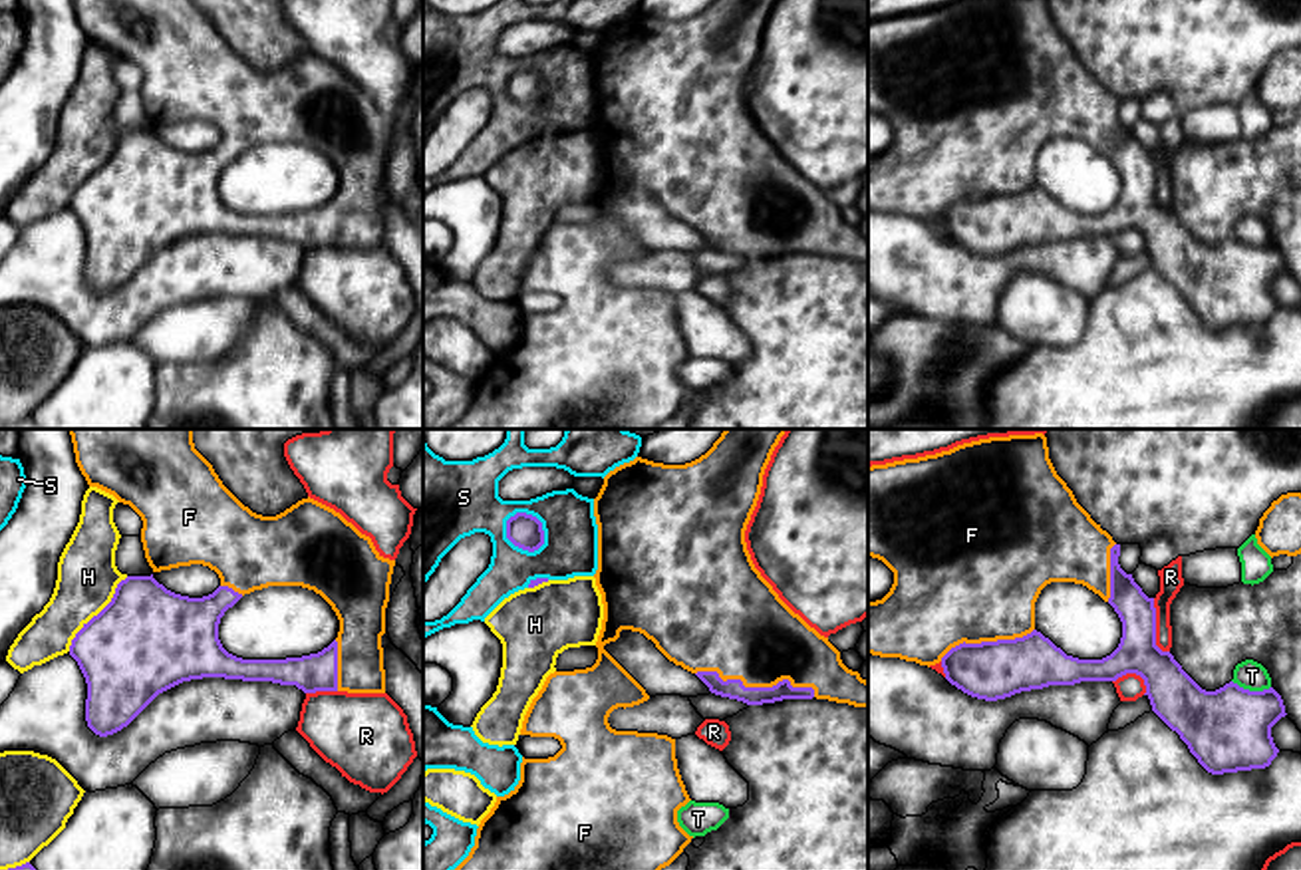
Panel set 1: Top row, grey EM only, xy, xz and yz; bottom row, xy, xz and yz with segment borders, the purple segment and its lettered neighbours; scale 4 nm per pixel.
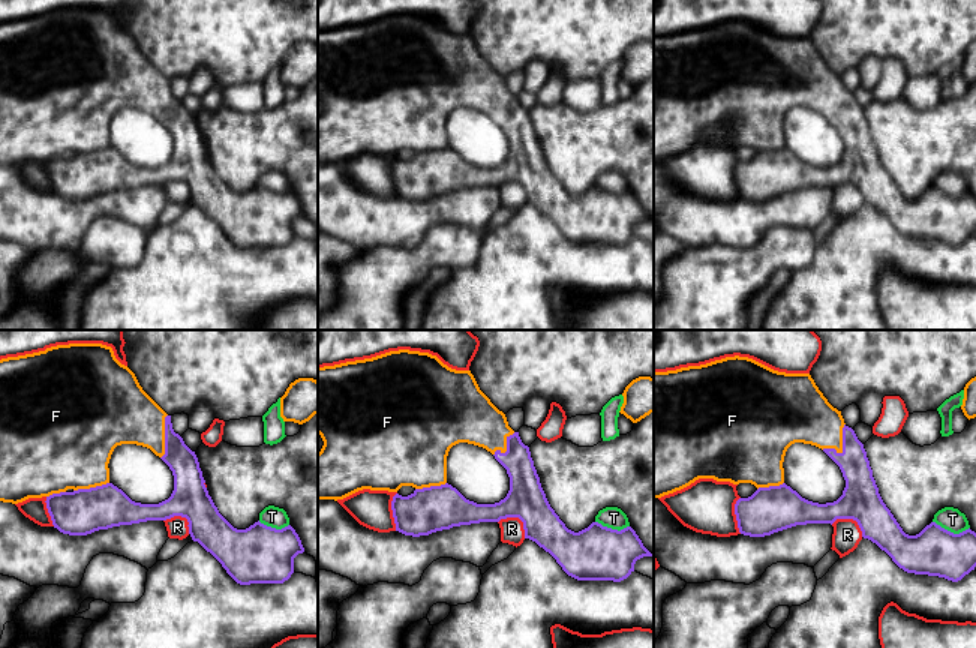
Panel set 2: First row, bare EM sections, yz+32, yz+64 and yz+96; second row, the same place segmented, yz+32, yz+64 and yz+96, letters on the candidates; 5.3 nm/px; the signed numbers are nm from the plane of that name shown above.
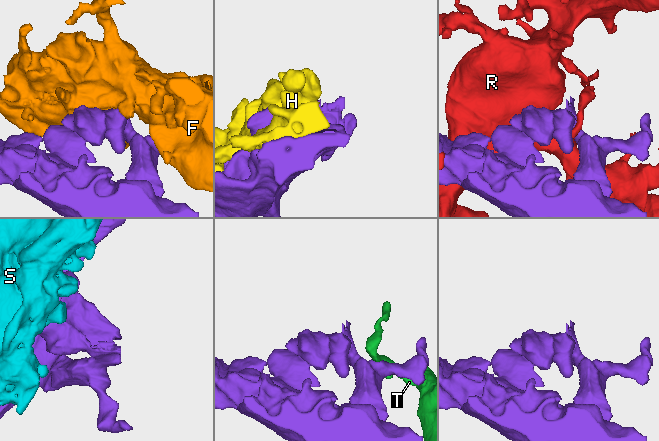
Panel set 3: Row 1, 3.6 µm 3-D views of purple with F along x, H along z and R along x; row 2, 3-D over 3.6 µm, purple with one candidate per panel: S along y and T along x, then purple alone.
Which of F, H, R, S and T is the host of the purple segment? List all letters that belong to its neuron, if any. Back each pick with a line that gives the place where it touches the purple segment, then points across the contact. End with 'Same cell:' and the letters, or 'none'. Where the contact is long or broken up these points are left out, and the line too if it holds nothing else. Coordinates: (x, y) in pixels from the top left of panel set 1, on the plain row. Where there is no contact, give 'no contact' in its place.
F: xz (757, 243)
Same cell: F

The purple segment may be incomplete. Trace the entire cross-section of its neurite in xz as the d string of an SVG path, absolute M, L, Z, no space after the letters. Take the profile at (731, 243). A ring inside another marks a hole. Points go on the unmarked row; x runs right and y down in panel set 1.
M713 0L705 10L685 20L663 20L636 12L634 16L616 22L604 32L604 40L594 54L594 72L598 79L598 125L594 133L604 159L602 185L596 197L598 215L592 222L554 226L546 232L542 244L532 254L524 270L520 290L554 292L560 296L562 304L548 314L522 312L518 340L508 350L497 352L495 362L477 383L475 401L471 403L469 411L449 429L657 429L661 423L669 421L691 397L693 391L689 391L677 377L677 365L691 354L677 324L675 294L657 288L616 286L608 278L608 272L614 264L634 262L650 254L646 244L604 205L606 199L620 193L622 185L644 189L669 217L695 228L711 248L721 252L737 254L747 260L816 252L848 258L854 262L868 262L868 236L862 234L858 226L848 224L840 215L840 207L828 197L828 193L820 191L779 153L773 141L755 123L747 105L745 85L757 62L763 30L775 2L777 0Z

